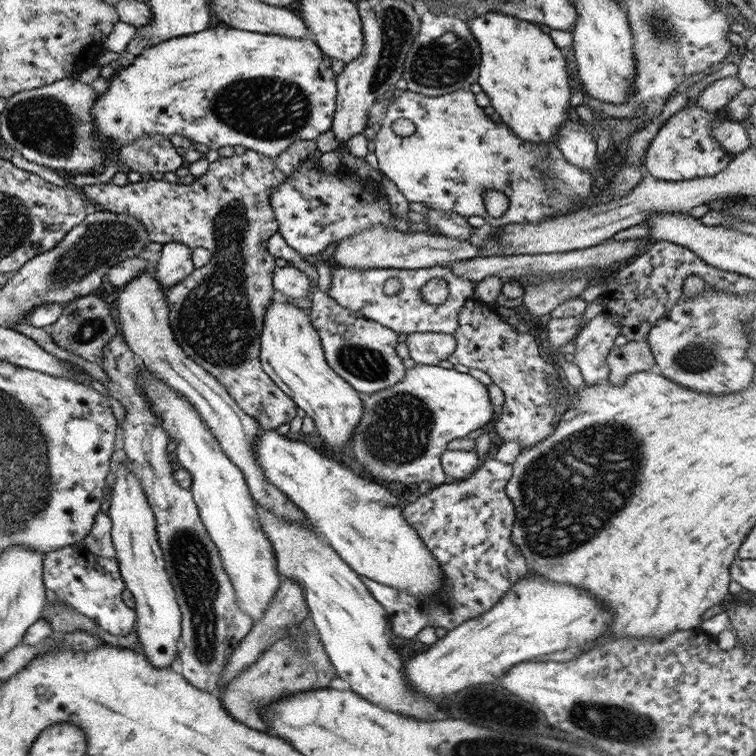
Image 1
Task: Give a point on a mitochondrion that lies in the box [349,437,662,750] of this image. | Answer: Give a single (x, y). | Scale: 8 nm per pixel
(609, 723)

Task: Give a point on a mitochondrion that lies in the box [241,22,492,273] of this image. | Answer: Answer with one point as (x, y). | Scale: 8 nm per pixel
(447, 60)

